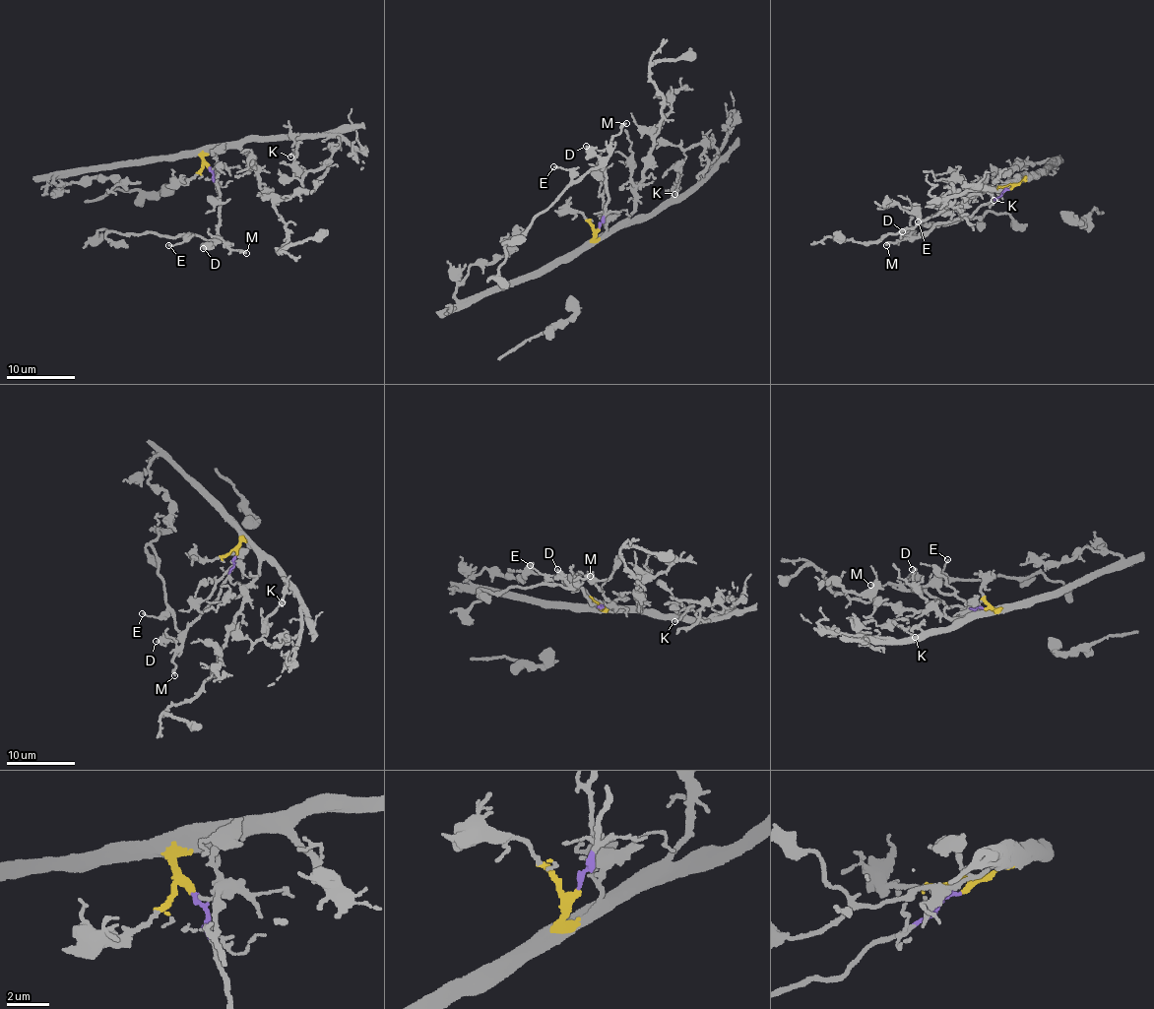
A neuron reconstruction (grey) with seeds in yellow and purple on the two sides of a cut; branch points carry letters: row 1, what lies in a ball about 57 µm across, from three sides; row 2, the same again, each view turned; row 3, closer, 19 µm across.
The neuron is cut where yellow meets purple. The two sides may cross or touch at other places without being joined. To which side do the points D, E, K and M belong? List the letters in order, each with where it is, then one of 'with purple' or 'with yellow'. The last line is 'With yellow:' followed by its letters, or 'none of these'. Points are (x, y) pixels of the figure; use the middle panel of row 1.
D: place (586, 146); with purple
E: place (553, 166); with purple
K: place (674, 194); with yellow
M: place (626, 123); with purple
With yellow: K

